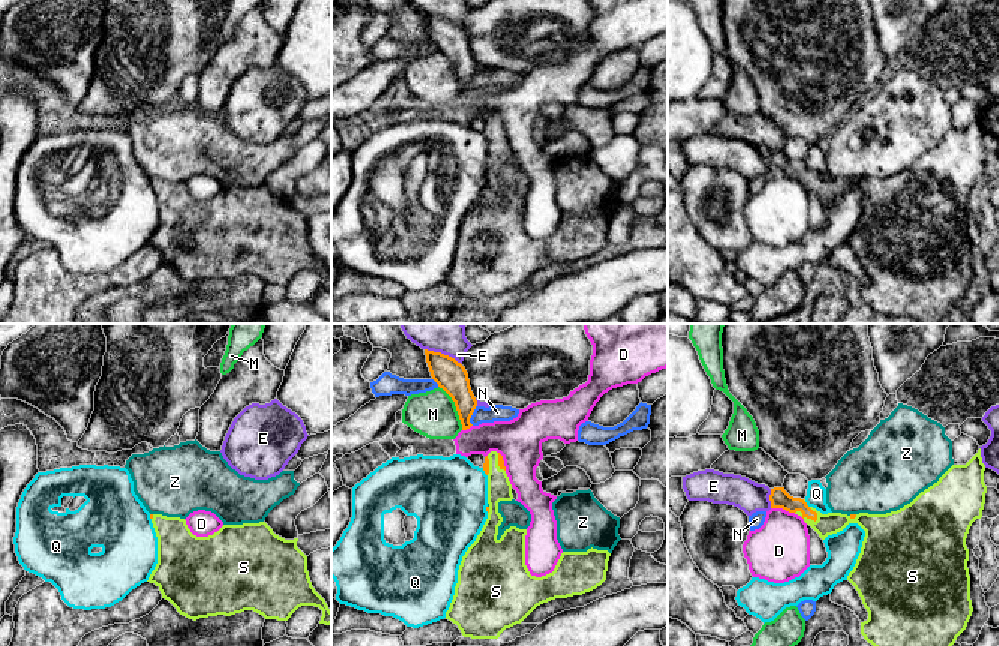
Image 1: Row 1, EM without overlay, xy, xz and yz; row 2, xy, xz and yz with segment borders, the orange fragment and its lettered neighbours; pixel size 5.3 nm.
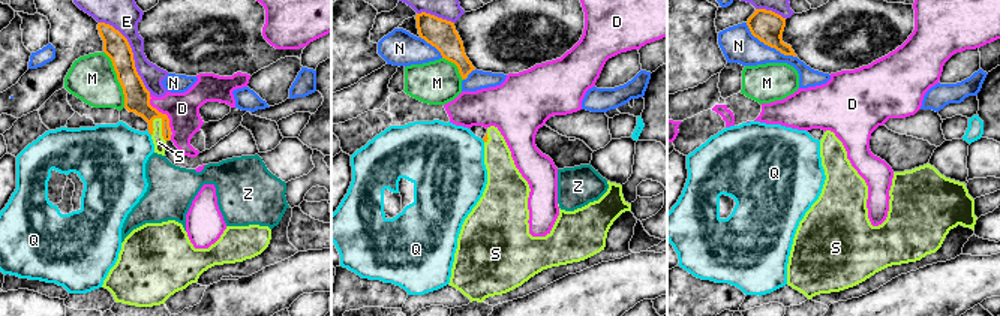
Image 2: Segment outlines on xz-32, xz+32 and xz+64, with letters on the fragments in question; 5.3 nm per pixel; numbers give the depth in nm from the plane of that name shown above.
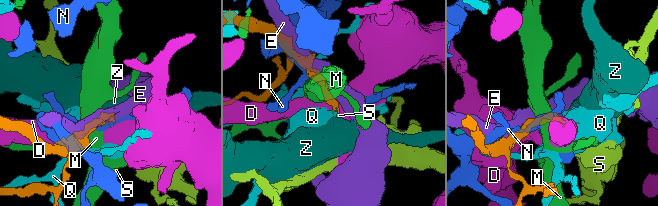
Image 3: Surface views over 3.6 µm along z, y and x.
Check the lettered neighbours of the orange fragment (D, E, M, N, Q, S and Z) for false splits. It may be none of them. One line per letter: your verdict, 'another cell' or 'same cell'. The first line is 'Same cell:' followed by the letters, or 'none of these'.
Same cell: S
D: another cell
E: another cell
M: another cell
N: another cell
Q: another cell
S: same cell
Z: another cell

